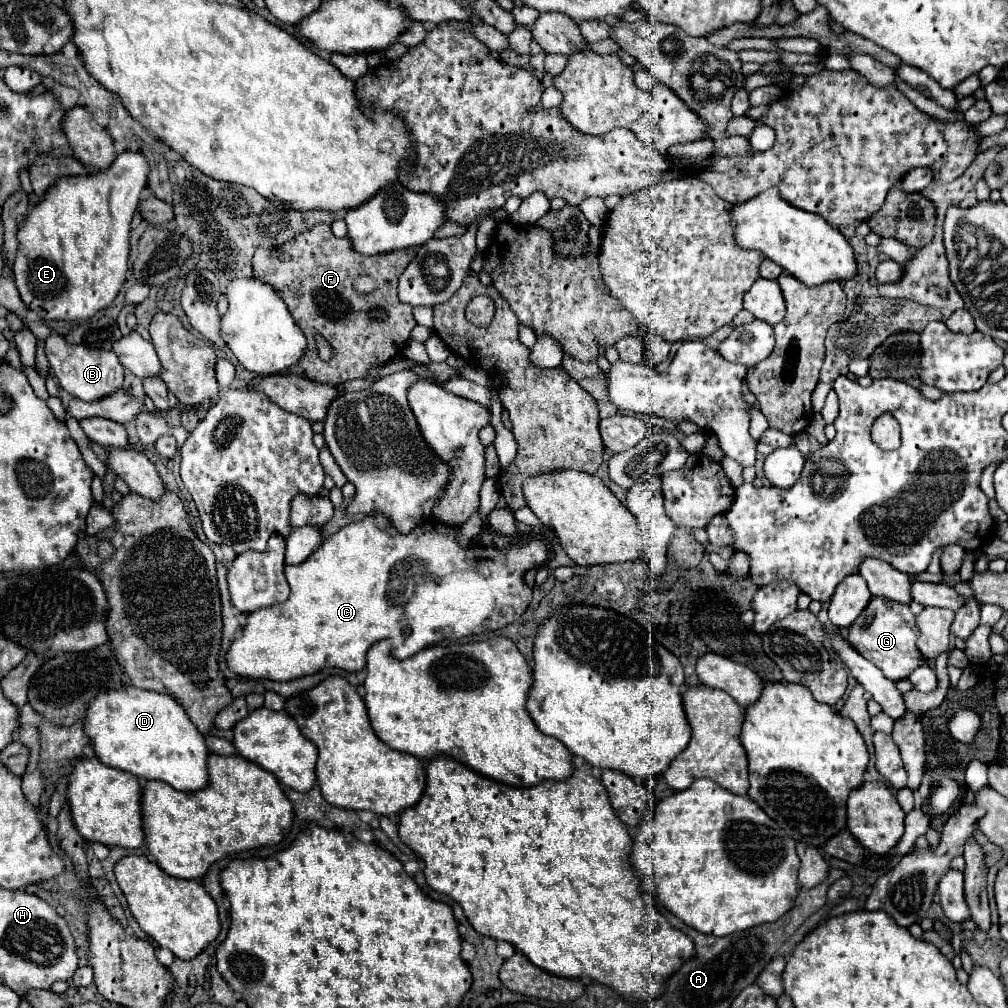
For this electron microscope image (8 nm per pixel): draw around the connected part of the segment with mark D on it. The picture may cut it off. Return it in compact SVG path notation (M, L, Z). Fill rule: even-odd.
M134 685L102 691L86 709L84 733L104 765L128 771L140 779L166 781L182 791L198 791L208 783L204 735L170 695L144 691Z

